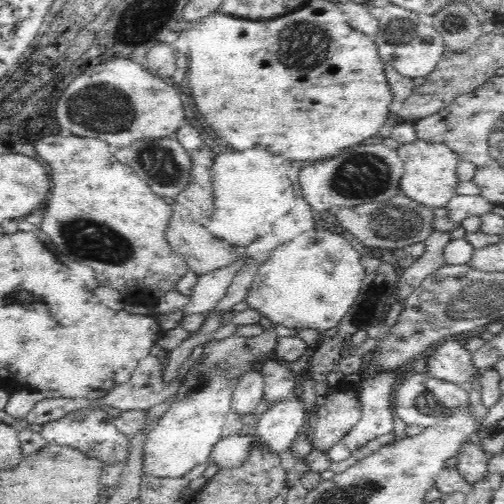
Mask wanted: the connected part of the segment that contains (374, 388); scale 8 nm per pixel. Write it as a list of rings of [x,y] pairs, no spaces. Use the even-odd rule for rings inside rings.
[[[382,372],[357,383],[357,393],[361,400],[362,414],[356,426],[348,431],[328,452],[329,458],[334,462],[342,462],[359,448],[366,446],[370,440],[393,432],[394,418],[391,406],[391,394],[398,384],[399,378],[396,372]]]

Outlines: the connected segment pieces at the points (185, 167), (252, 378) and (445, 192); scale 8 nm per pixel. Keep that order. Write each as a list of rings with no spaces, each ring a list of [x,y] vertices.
[[[175,136],[135,140],[131,146],[120,148],[115,156],[120,162],[131,166],[135,173],[148,183],[150,190],[161,197],[174,198],[188,186],[192,178],[191,154],[182,147],[181,142]]]
[[[259,366],[246,371],[238,381],[233,392],[231,408],[240,415],[254,413],[258,402],[264,398],[264,379]]]
[[[419,139],[401,144],[396,151],[404,165],[399,184],[402,194],[428,208],[444,208],[454,196],[459,182],[456,176],[459,156],[447,144]]]

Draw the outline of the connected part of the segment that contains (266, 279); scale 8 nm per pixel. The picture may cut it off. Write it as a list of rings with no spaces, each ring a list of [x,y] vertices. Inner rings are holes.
[[[318,225],[281,244],[270,253],[268,260],[258,267],[254,280],[249,284],[250,288],[245,296],[248,307],[257,310],[275,325],[281,324],[297,331],[310,328],[321,333],[338,326],[355,304],[367,275],[361,264],[361,255],[348,241],[340,234],[322,230],[322,226]]]

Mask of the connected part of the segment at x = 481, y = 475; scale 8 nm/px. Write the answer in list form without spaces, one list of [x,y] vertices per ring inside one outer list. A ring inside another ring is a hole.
[[[473,439],[462,444],[455,457],[458,459],[457,470],[471,488],[486,478],[488,465],[497,460],[496,454],[487,454]]]

